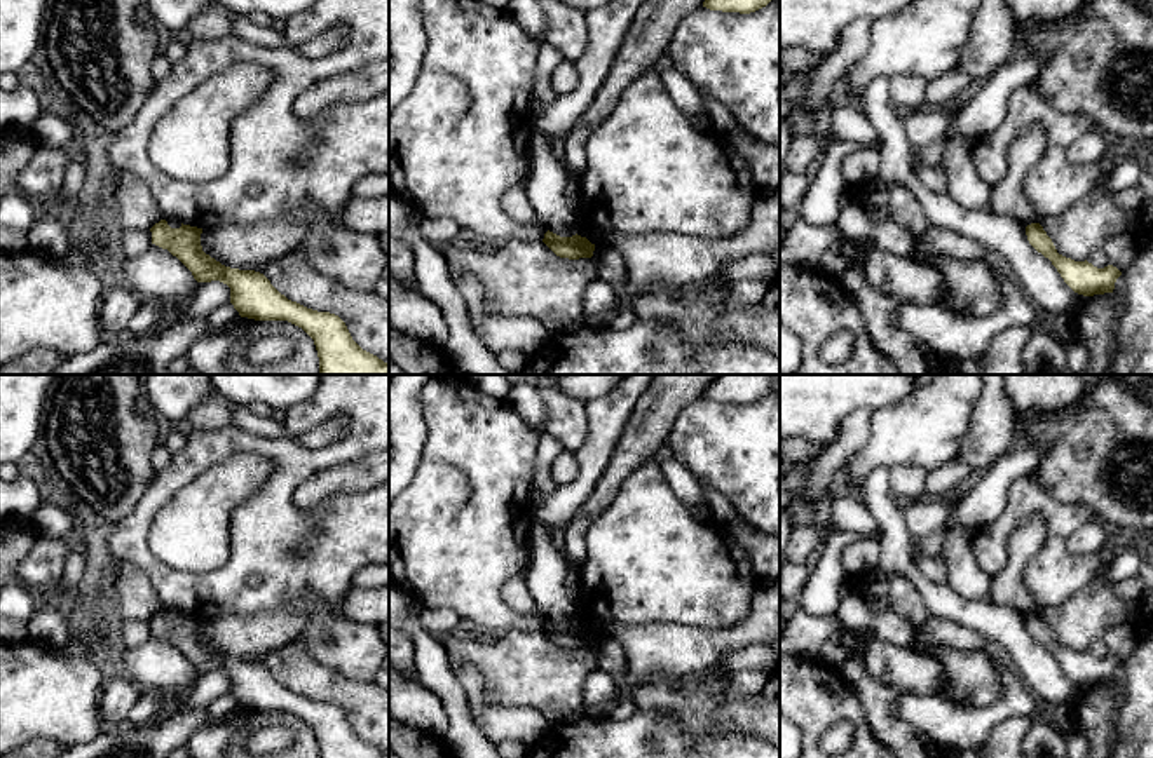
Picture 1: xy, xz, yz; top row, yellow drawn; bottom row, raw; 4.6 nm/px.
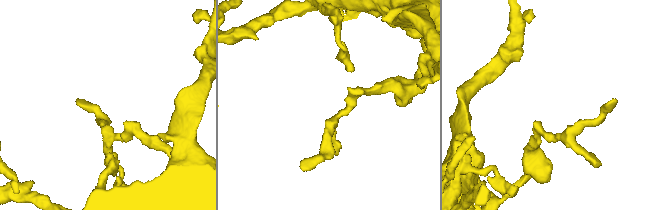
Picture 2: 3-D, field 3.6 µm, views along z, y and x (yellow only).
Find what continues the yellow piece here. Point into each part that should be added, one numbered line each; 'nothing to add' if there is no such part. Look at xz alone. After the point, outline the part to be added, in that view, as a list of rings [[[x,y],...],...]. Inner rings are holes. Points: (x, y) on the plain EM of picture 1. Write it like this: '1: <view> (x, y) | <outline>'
nothing to add

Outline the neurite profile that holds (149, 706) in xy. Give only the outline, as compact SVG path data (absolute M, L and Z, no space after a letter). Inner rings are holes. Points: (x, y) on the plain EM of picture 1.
M147 692L140 694L138 700L131 706L127 721L134 725L145 725L154 718L166 714L171 707L171 700L164 699L159 694Z

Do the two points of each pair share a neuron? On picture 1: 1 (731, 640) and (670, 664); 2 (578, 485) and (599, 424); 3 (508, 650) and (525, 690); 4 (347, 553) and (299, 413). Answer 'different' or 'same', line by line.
1: same
2: same
3: same
4: same

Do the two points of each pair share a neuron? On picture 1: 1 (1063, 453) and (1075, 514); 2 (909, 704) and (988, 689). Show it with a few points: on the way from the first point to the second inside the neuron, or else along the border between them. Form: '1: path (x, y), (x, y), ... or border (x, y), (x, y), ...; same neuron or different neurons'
1: border (1038, 481), (1052, 497), (1084, 504), (1094, 518); different neurons
2: border (939, 697), (958, 706), (981, 708); different neurons

